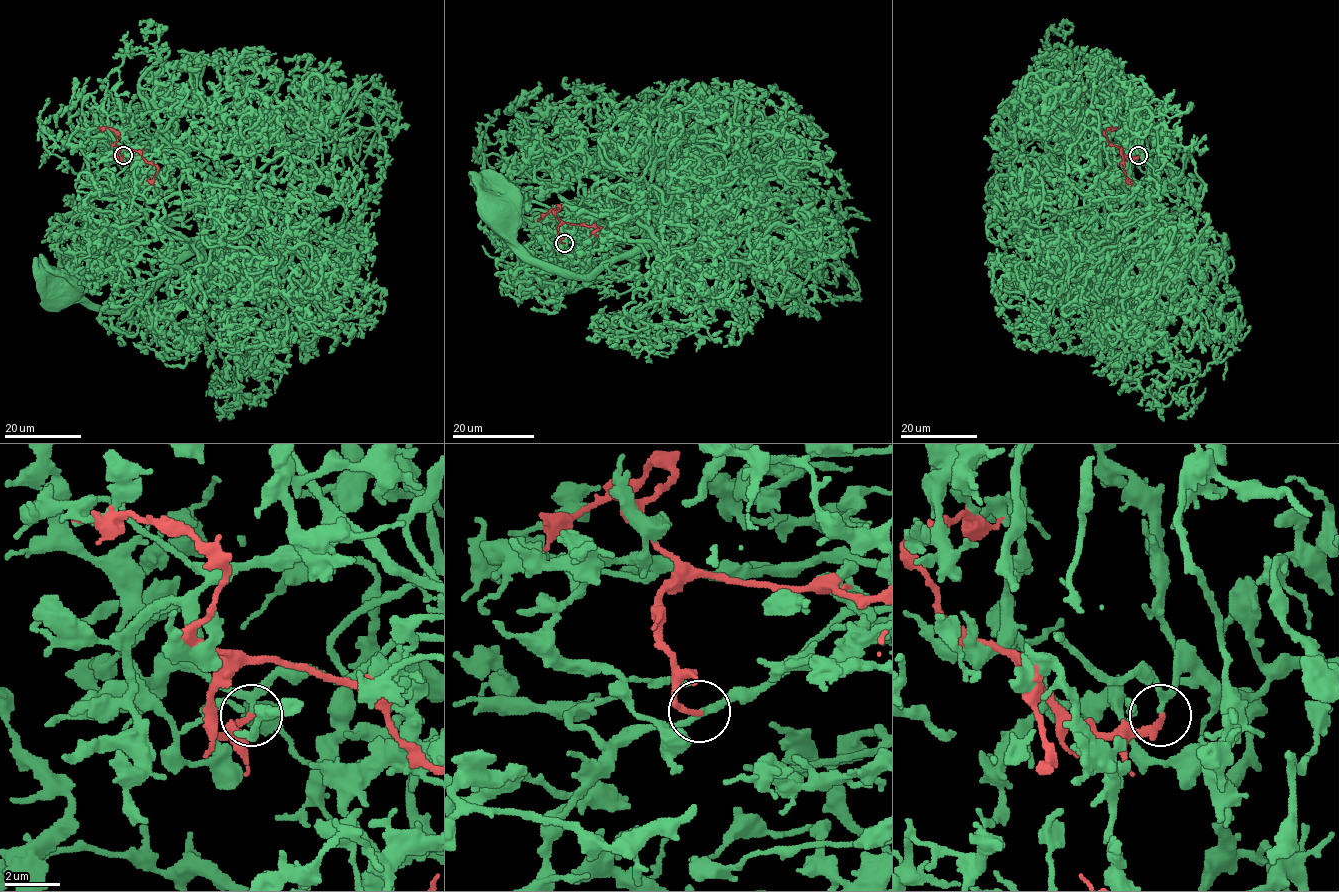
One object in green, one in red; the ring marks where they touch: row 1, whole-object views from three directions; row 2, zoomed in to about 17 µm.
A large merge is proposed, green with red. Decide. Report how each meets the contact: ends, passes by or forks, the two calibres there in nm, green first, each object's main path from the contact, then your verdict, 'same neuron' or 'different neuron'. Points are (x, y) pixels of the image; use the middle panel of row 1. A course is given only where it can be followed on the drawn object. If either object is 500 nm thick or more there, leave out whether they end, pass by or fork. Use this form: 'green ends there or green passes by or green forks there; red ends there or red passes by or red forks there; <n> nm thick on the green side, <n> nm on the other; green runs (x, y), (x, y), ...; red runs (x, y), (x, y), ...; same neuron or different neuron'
green forks there; red ends there; 170 nm thick on the green side, 240 nm on the other; green runs (564, 244), (593, 227), (593, 213), (577, 207), (589, 196), (572, 180), (542, 186), (515, 155), (501, 211); red runs (564, 243), (559, 226), (564, 223), (601, 227), (595, 233), (598, 236); different neuron

